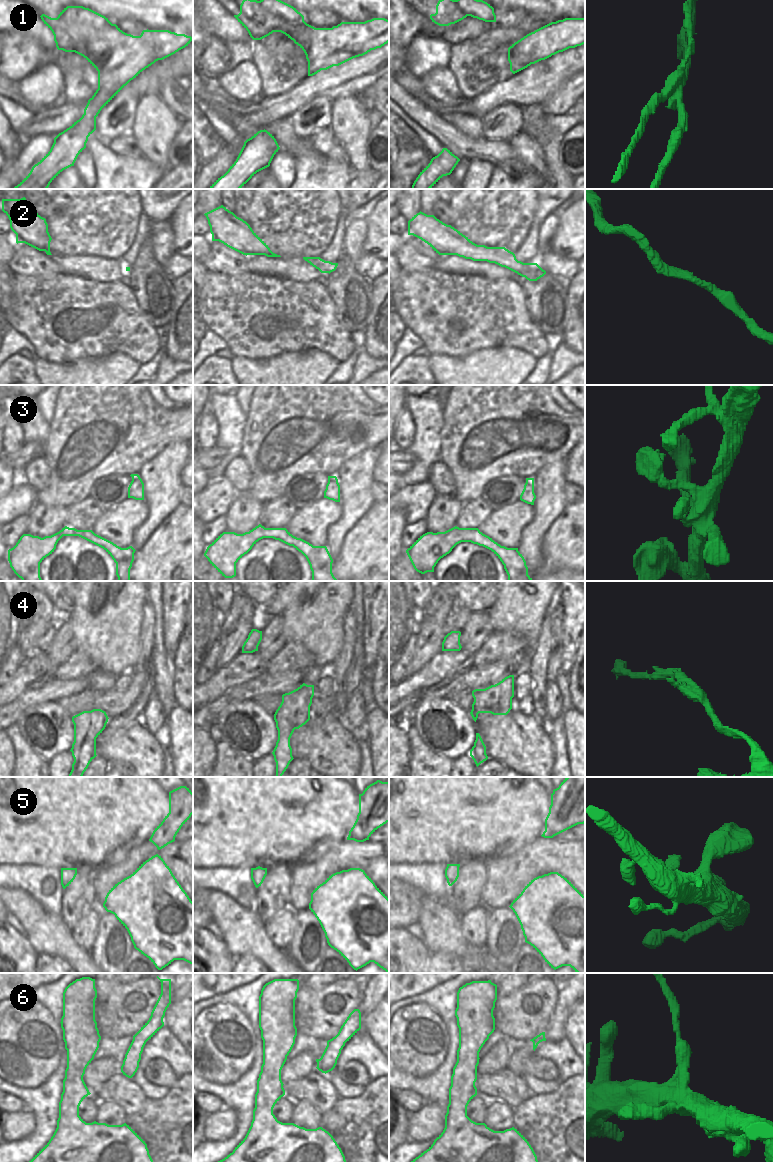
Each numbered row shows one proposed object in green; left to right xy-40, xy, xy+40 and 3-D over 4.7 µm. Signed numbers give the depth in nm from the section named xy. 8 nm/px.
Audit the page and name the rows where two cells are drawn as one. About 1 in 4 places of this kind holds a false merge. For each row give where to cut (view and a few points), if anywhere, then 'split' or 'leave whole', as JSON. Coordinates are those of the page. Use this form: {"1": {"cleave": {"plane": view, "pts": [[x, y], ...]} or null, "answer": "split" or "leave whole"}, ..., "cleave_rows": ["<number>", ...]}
{"1": {"cleave": {"plane": "xy", "pts": [[332, 27], [355, 51], [356, 56]]}, "answer": "split"}, "2": {"cleave": null, "answer": "leave whole"}, "3": {"cleave": null, "answer": "leave whole"}, "4": {"cleave": null, "answer": "leave whole"}, "5": {"cleave": null, "answer": "leave whole"}, "6": {"cleave": {"plane": "xy-40", "pts": [[137, 1032], [146, 1041]]}, "answer": "split"}, "cleave_rows": ["1", "6"]}

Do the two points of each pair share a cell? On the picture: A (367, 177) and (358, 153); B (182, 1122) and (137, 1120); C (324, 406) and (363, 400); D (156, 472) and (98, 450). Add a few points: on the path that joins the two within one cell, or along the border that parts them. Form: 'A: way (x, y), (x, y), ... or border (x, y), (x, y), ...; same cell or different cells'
A: border (369, 169), (354, 174); different cells
B: way (171, 1122), (148, 1122); same cell
C: border (351, 395), (365, 407), (376, 408), (378, 406); different cells
D: border (160, 452), (154, 455), (137, 473); different cells

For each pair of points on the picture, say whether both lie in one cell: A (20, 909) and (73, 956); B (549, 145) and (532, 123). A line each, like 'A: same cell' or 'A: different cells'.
A: same cell
B: same cell

